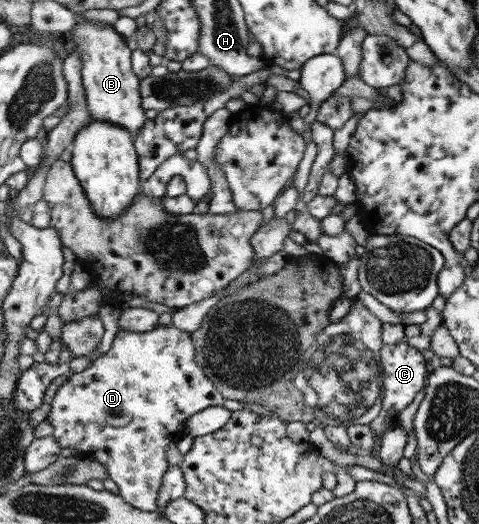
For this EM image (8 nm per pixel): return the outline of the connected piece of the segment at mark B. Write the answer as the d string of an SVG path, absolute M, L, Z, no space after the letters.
M81 22L72 31L75 50L83 63L83 84L93 119L109 121L127 127L136 138L145 124L145 109L140 91L142 78L137 76L132 63L132 51L127 40L113 26L103 22Z

